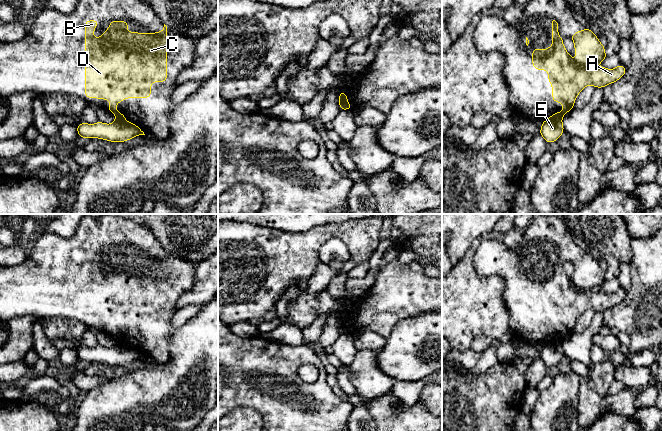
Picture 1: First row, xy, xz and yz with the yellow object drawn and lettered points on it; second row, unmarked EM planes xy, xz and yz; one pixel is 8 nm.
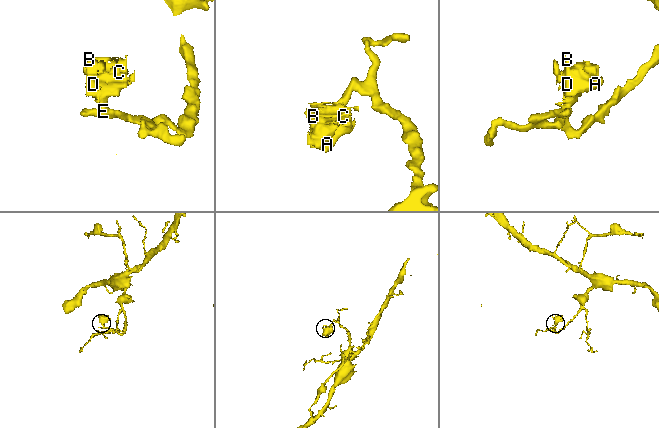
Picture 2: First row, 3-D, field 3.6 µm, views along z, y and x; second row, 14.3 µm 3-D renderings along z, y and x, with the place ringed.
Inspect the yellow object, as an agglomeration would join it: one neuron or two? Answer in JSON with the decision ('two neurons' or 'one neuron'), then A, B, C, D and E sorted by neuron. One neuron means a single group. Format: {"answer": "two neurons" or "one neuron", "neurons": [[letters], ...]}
{"answer": "two neurons", "neurons": [["A", "B", "C", "D"], ["E"]]}

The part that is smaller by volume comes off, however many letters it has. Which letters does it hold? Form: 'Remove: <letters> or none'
Remove: A, B, C, D

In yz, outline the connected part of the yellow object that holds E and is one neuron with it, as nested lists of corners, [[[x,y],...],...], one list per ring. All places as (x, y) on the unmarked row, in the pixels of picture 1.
[[[561,343],[542,345],[539,358],[547,367],[556,366],[564,356],[564,350]]]

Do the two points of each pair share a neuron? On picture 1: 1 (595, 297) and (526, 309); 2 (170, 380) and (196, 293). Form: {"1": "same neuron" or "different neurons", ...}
{"1": "same neuron", "2": "different neurons"}

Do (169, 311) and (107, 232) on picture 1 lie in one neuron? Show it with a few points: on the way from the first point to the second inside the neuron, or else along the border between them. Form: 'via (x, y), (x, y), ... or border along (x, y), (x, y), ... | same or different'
via (149, 291), (113, 255), (113, 252) | same

